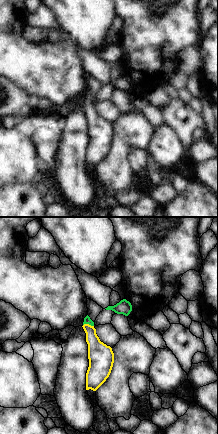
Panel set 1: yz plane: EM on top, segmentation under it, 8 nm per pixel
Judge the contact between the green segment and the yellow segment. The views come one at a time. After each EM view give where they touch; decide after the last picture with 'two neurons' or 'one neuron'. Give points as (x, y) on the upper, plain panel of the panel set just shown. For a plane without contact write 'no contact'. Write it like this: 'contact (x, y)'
contact (88, 99)

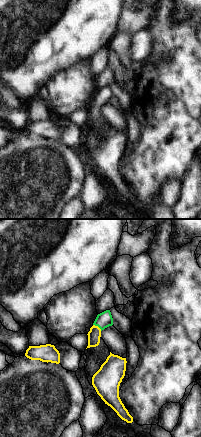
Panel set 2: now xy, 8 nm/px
contact (97, 101)

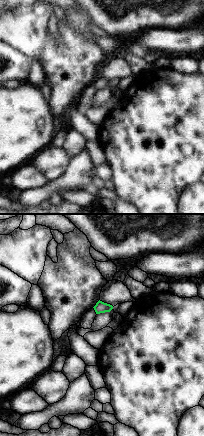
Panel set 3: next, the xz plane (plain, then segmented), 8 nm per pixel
no contact

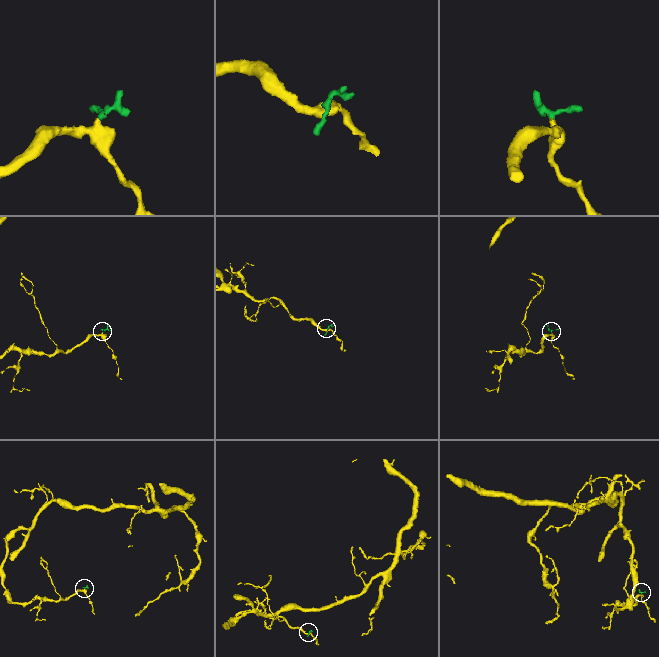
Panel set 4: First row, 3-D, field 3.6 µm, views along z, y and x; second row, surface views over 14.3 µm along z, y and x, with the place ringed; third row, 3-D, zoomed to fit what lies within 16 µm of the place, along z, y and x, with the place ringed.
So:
one neuron

